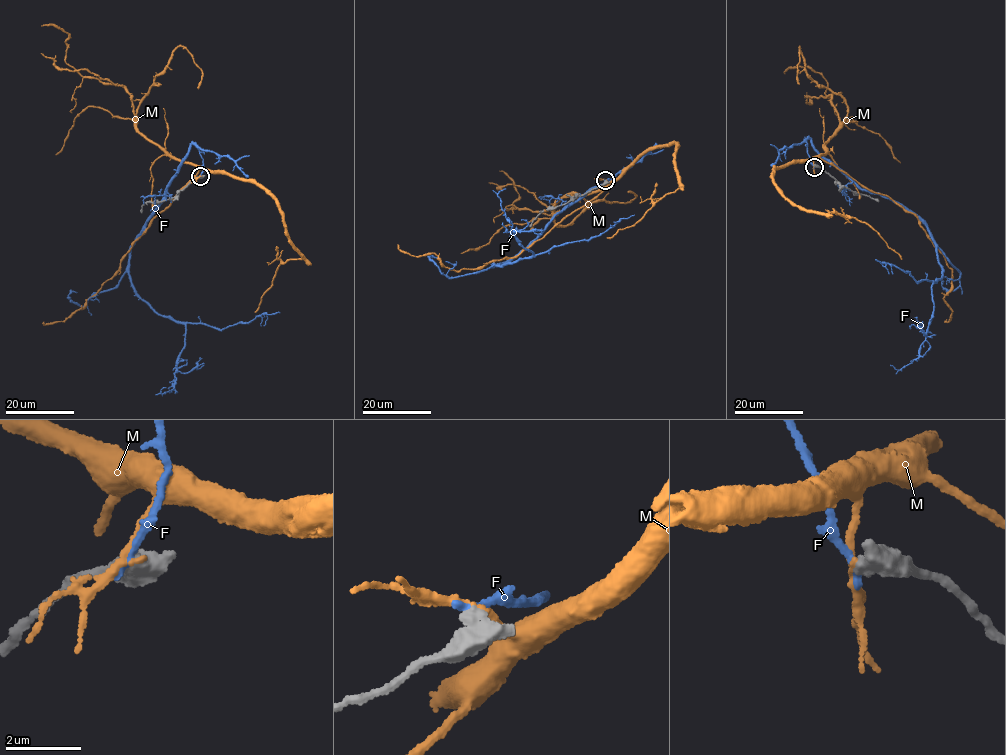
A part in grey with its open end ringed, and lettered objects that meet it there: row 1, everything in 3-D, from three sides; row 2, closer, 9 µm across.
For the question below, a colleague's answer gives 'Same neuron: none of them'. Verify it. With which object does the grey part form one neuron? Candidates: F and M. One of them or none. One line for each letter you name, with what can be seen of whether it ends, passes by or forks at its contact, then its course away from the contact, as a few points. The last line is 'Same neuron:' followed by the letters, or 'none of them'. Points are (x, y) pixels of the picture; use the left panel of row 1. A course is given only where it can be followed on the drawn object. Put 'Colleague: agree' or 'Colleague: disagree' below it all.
Same neuron: none of them
Colleague: agree

